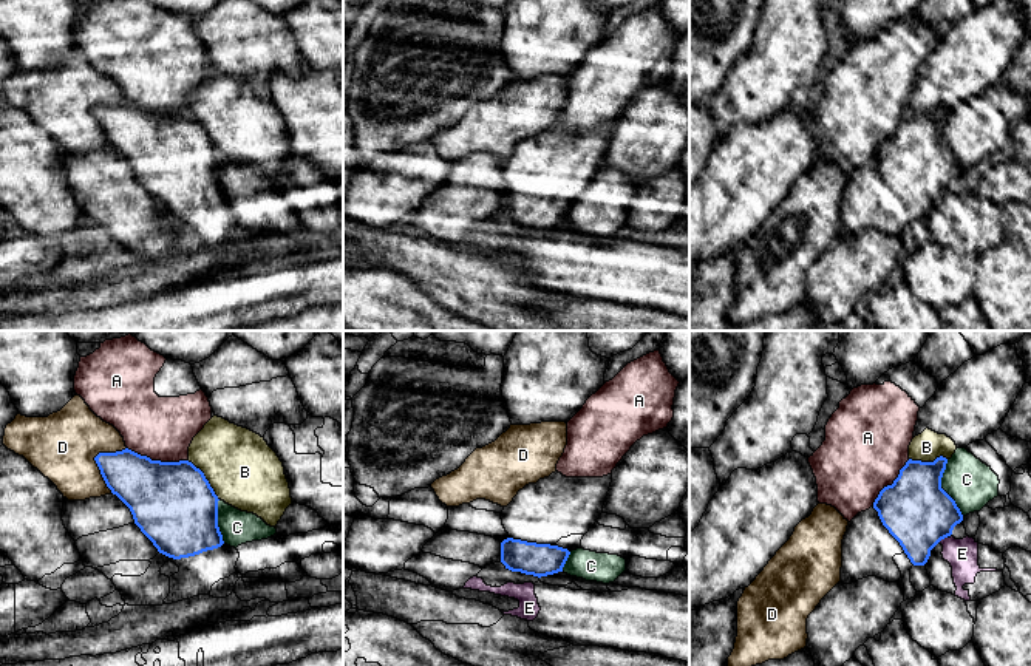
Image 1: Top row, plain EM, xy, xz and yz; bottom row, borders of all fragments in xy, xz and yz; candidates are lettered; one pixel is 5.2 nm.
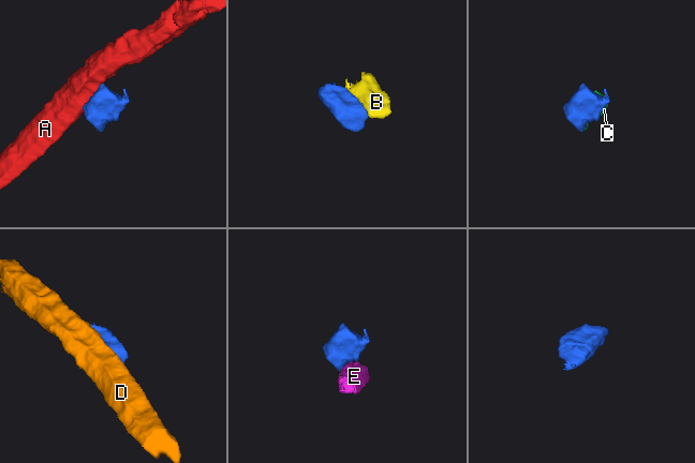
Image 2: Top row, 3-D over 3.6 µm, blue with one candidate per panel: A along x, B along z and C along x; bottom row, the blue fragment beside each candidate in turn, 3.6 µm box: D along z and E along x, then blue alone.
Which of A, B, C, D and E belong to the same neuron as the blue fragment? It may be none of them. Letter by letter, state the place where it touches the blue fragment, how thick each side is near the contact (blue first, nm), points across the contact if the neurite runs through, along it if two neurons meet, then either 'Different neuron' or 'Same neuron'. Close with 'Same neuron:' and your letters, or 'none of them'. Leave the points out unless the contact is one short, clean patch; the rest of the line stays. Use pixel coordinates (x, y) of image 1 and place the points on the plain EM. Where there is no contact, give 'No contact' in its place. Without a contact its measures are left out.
A: Touches blue at xy (158, 115). Thickness 440 nm (blue) against 320 nm. Different neuron
B: Touches blue at xy (206, 133). Thickness 440 nm (blue) against 380 nm. Different neuron
C: Touches blue at yz (940, 141). Thickness 360 nm (blue) against 240 nm. Different neuron
D: Touches blue at xy (95, 113). Thickness 260 nm (blue) against 360 nm. Different neuron
E: Touches blue at yz (942, 192). Thickness 360 nm (blue) against 160 nm. Boundary: yz (946, 190), (939, 195). Different neuron
Same neuron: none of them

